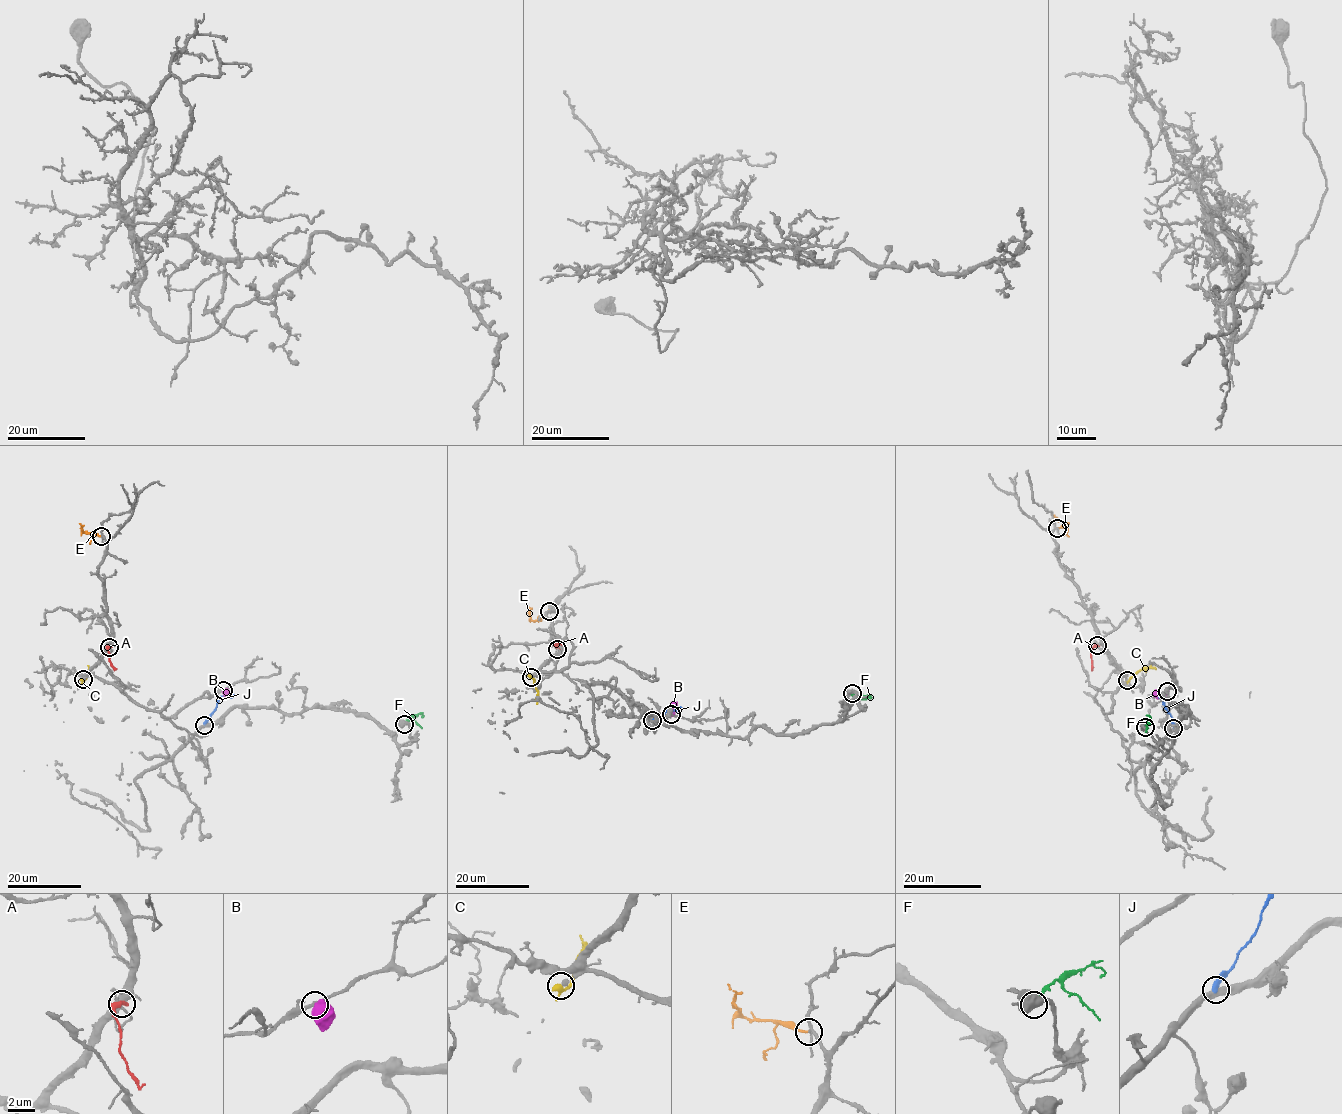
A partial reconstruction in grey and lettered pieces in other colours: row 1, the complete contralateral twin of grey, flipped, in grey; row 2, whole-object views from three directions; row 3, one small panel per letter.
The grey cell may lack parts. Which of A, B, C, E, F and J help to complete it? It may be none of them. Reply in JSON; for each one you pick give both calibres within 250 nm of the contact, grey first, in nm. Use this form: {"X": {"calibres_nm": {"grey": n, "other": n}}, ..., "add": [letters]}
{"E": {"calibres_nm": {"grey": 180, "other": 180}}, "add": ["E"]}

